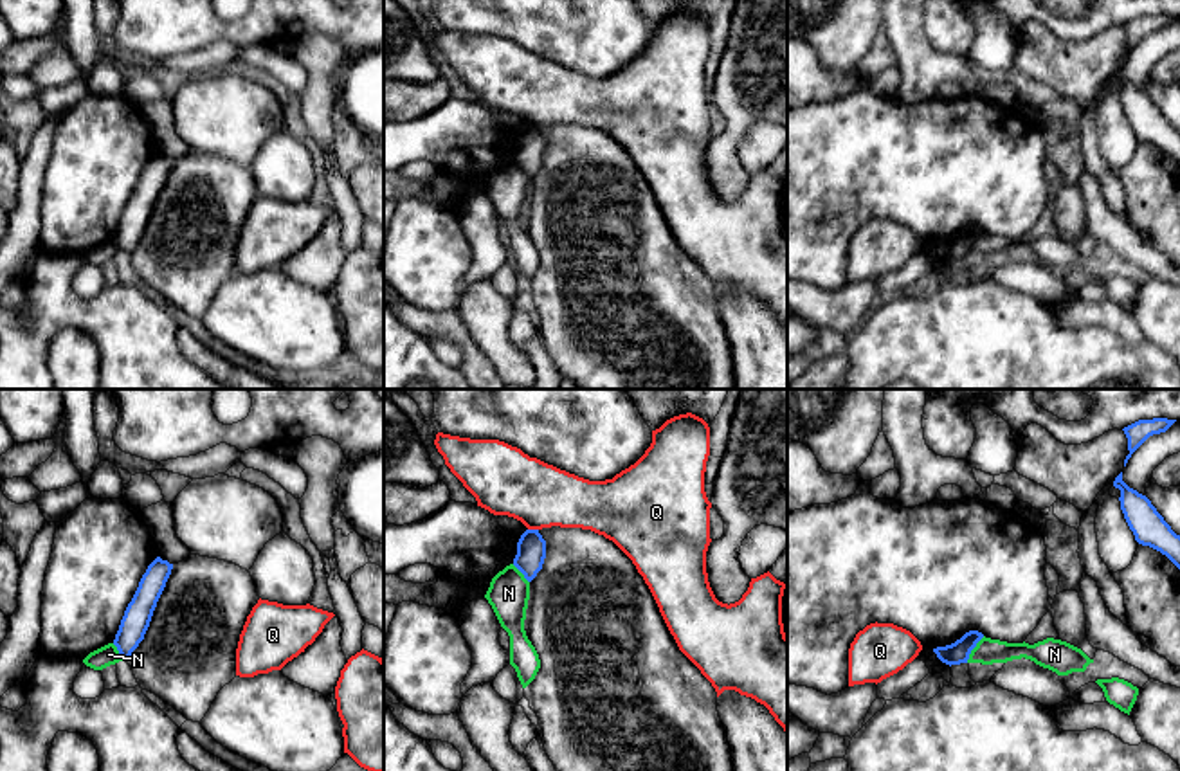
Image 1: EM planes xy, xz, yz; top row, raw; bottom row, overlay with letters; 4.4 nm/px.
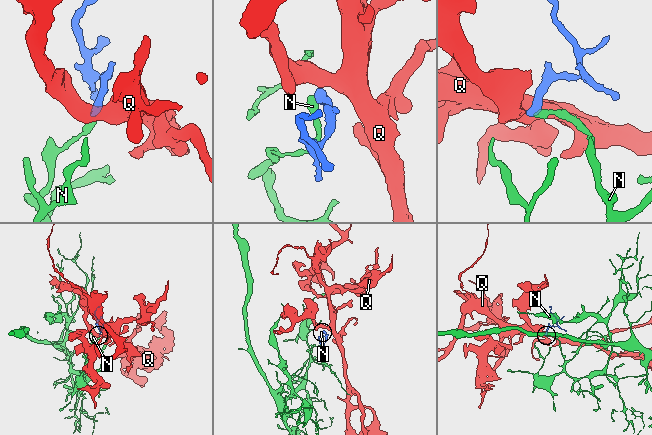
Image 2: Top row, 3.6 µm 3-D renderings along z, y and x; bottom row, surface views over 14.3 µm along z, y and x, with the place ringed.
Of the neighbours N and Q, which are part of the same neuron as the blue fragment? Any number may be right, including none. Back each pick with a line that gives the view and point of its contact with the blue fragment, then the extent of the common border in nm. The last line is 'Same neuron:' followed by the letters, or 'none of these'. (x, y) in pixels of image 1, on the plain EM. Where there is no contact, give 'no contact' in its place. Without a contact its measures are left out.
Same neuron: none of these

